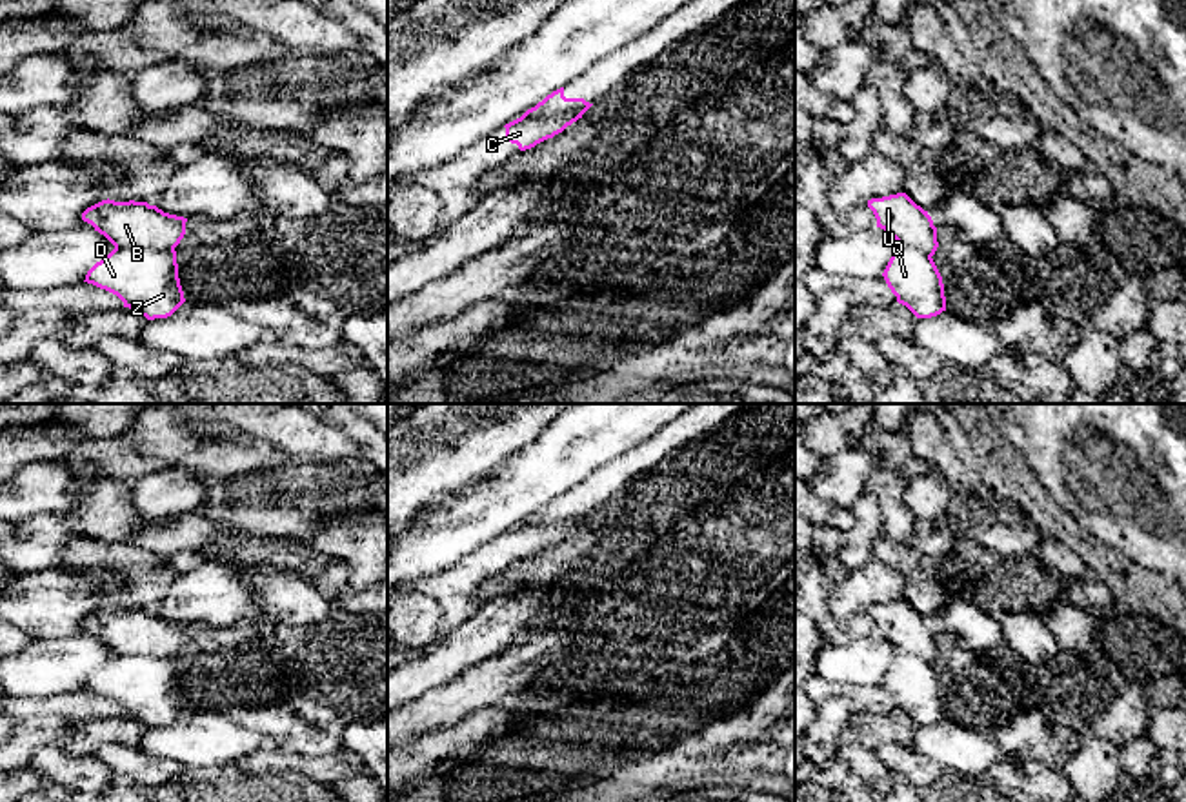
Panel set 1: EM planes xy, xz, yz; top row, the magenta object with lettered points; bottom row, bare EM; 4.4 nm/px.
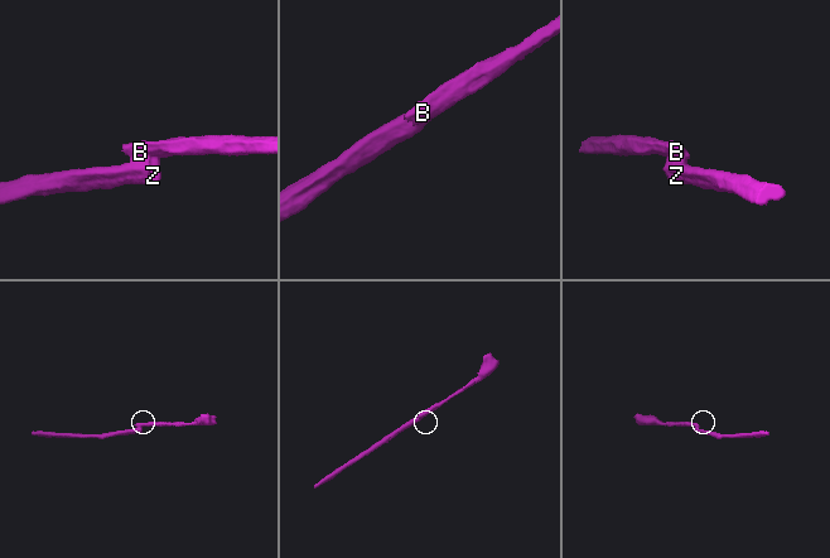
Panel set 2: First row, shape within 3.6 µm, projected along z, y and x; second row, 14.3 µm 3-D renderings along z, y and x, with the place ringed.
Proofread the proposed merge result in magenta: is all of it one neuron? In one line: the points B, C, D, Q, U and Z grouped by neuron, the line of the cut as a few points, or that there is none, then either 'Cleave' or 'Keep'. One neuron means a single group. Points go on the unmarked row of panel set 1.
Groups: B C U / D Q Z. Split along xy (173, 655), (115, 657). Cleave

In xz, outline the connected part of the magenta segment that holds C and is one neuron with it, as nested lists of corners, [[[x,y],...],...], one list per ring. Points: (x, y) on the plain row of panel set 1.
[[[568,520],[558,524],[526,524],[506,531],[506,547],[517,551],[520,558],[531,556],[537,551],[553,546],[568,533],[582,526],[584,520]]]

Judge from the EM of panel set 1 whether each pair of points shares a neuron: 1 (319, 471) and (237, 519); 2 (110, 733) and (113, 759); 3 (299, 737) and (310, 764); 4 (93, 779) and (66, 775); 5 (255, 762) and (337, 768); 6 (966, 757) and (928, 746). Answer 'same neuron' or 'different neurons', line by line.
1: same neuron
2: different neurons
3: different neurons
4: same neuron
5: same neuron
6: same neuron

